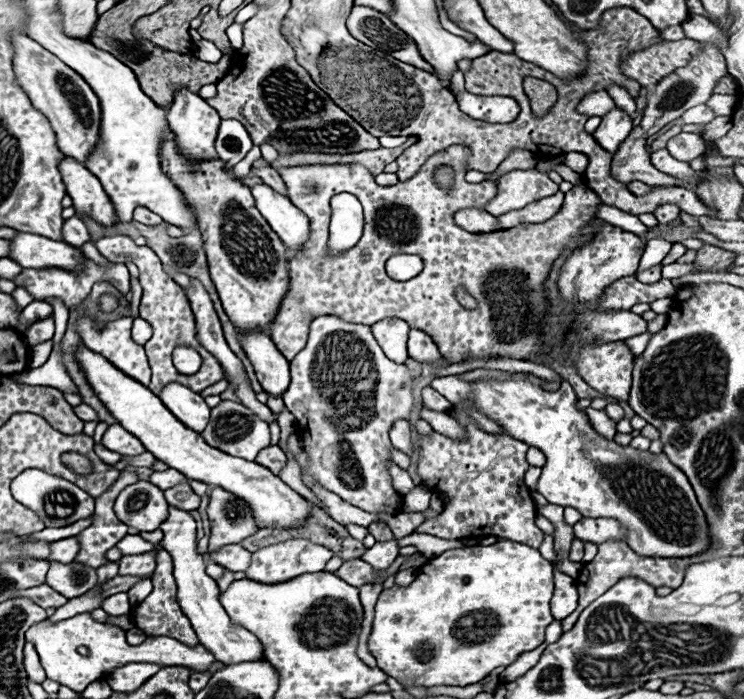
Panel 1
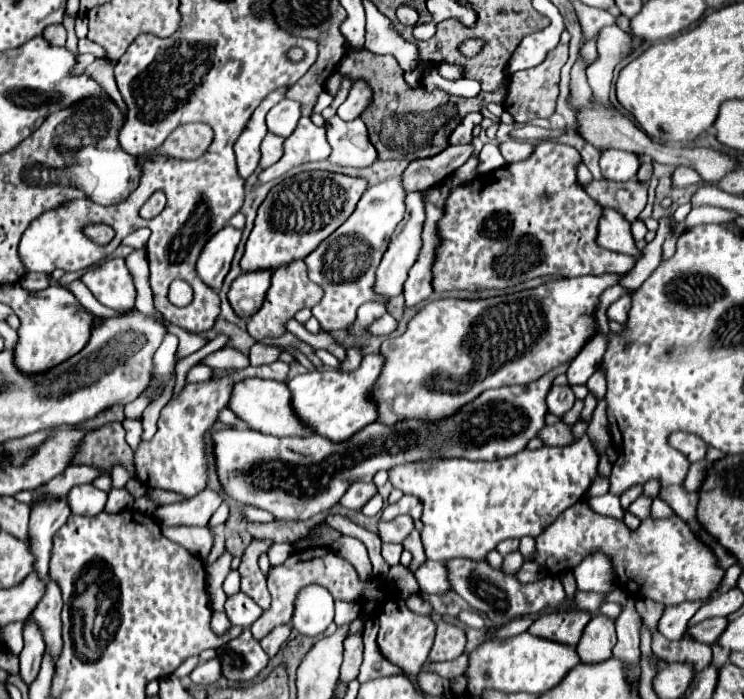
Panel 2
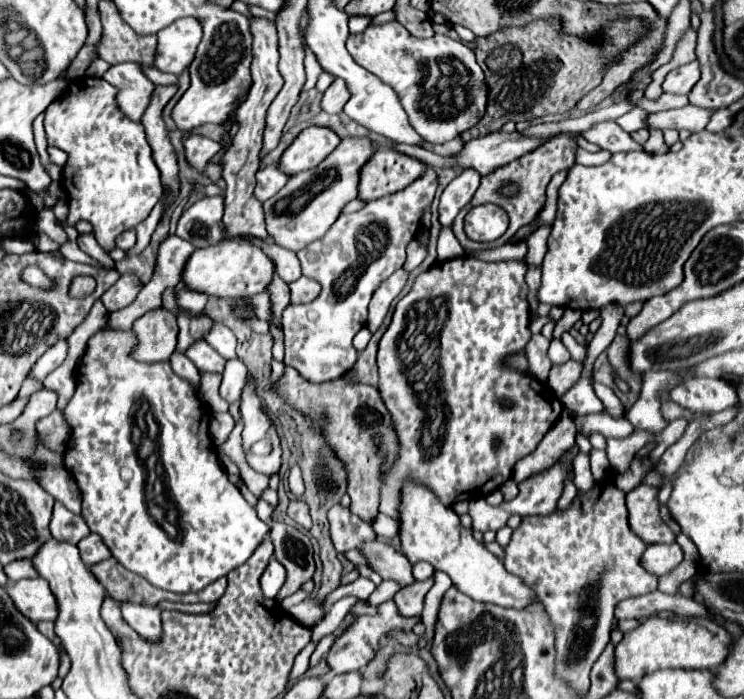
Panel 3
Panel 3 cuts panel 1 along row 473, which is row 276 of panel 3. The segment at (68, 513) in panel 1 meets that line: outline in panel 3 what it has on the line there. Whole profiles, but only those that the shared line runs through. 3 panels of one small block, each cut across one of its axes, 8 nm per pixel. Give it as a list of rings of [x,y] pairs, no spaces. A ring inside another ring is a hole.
[[[26,268],[24,272],[22,272],[22,276],[24,276],[24,280],[28,282],[28,284],[32,284],[32,286],[50,286],[52,282],[44,276],[44,272],[40,272],[38,268]]]

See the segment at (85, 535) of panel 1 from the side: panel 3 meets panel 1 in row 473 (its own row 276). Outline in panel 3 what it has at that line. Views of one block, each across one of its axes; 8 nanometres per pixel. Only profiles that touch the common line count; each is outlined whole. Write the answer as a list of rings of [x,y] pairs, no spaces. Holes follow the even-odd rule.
[[[122,274],[120,280],[102,294],[102,302],[106,306],[108,312],[116,312],[128,304],[132,304],[132,300],[136,298],[136,294],[140,292],[142,284],[136,276],[132,274]]]

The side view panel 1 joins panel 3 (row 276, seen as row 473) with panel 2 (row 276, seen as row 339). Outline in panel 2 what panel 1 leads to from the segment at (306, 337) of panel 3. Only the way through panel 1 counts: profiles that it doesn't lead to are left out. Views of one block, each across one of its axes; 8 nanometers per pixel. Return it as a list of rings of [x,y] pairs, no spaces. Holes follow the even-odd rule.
[[[398,176],[368,188],[356,206],[356,212],[352,212],[352,216],[336,232],[332,232],[332,236],[328,236],[316,252],[304,258],[308,278],[324,288],[324,298],[312,308],[312,316],[320,322],[324,332],[348,328],[356,318],[358,306],[374,298],[374,272],[386,252],[394,228],[404,216],[404,196],[406,192],[400,186]]]

